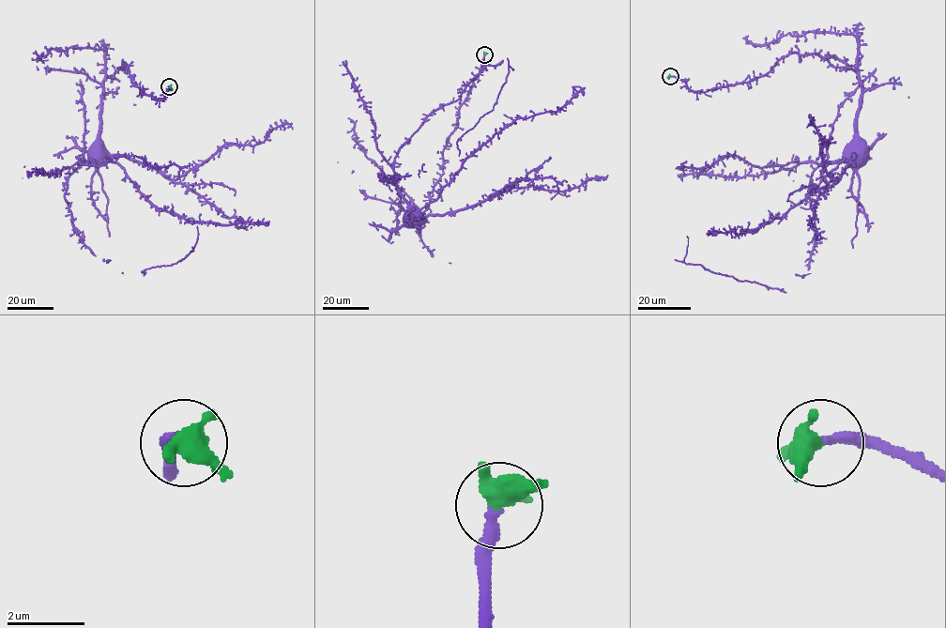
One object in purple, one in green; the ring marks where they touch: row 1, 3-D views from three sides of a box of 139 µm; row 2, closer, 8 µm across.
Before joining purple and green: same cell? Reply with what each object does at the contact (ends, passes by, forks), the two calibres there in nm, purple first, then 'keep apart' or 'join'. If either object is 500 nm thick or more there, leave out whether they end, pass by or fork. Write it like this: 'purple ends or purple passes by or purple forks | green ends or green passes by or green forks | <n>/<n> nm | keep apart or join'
purple ends | green forks | 300/360 nm | join

